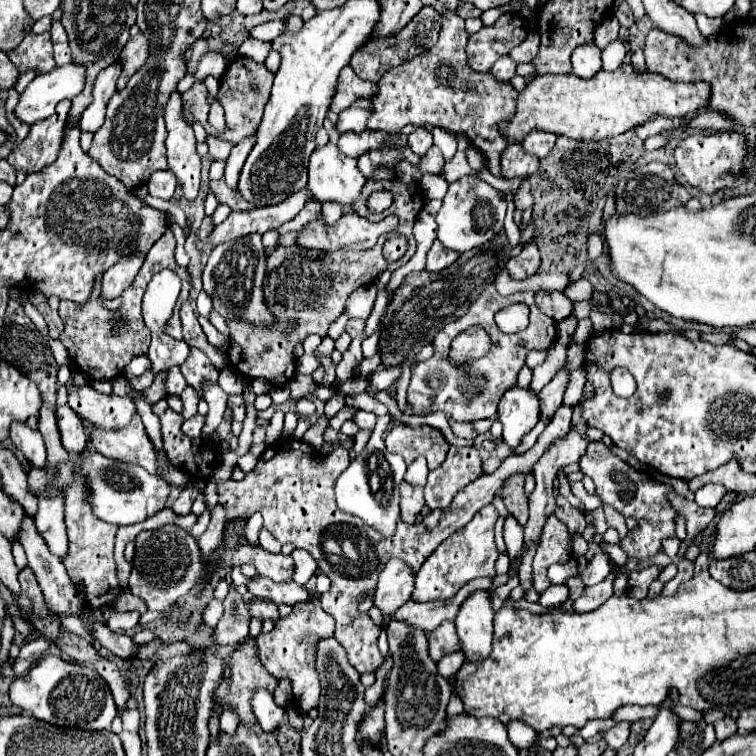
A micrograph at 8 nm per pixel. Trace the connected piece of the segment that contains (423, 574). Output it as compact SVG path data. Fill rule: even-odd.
M488 504L486 508L480 508L464 528L446 538L418 570L412 600L416 602L446 600L452 598L466 582L478 576L496 576L494 562L498 558L498 550L494 544L494 522L496 522L496 508L494 504Z

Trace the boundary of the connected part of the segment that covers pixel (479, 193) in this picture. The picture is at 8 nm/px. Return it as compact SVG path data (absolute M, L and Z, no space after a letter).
M462 176L460 180L452 182L442 202L444 202L442 208L436 214L438 240L450 250L466 252L478 248L484 242L488 242L496 232L500 232L504 226L506 216L504 196L476 176Z

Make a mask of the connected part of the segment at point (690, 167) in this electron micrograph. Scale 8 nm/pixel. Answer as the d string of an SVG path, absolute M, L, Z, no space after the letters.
M716 132L710 136L690 136L676 150L676 168L686 182L704 194L714 194L734 184L734 178L742 174L742 162L746 160L746 140L738 132Z

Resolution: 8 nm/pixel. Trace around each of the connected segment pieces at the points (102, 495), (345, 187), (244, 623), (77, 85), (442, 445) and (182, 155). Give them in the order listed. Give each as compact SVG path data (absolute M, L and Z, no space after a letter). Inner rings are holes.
M90 450L88 458L84 462L86 464L80 468L82 468L82 474L88 476L94 514L98 518L102 518L104 522L112 522L112 524L120 524L120 526L138 524L166 508L166 502L170 496L170 482L148 474L142 466L106 458L106 456L98 454L96 450Z
M326 144L322 148L316 148L314 154L310 156L308 164L308 188L314 194L318 202L338 202L346 212L352 210L356 200L362 194L362 188L366 184L364 174L358 170L358 162L354 158L344 156L338 146Z
M230 584L230 592L224 600L224 616L220 618L218 626L212 632L212 640L218 646L238 646L248 638L248 624L250 624L250 612L244 598L236 592L236 584ZM232 602L236 602L238 616L232 616Z
M70 62L62 68L56 66L54 70L36 76L20 94L16 116L28 124L52 116L60 100L76 98L84 90L85 72L84 66Z
M396 424L386 436L386 448L390 452L402 454L408 464L414 462L418 456L426 456L428 468L434 470L444 462L450 444L436 428L408 428L404 424Z
M172 92L164 118L168 128L168 168L176 174L184 198L194 200L200 186L200 156L196 152L194 132L182 118L180 92Z

